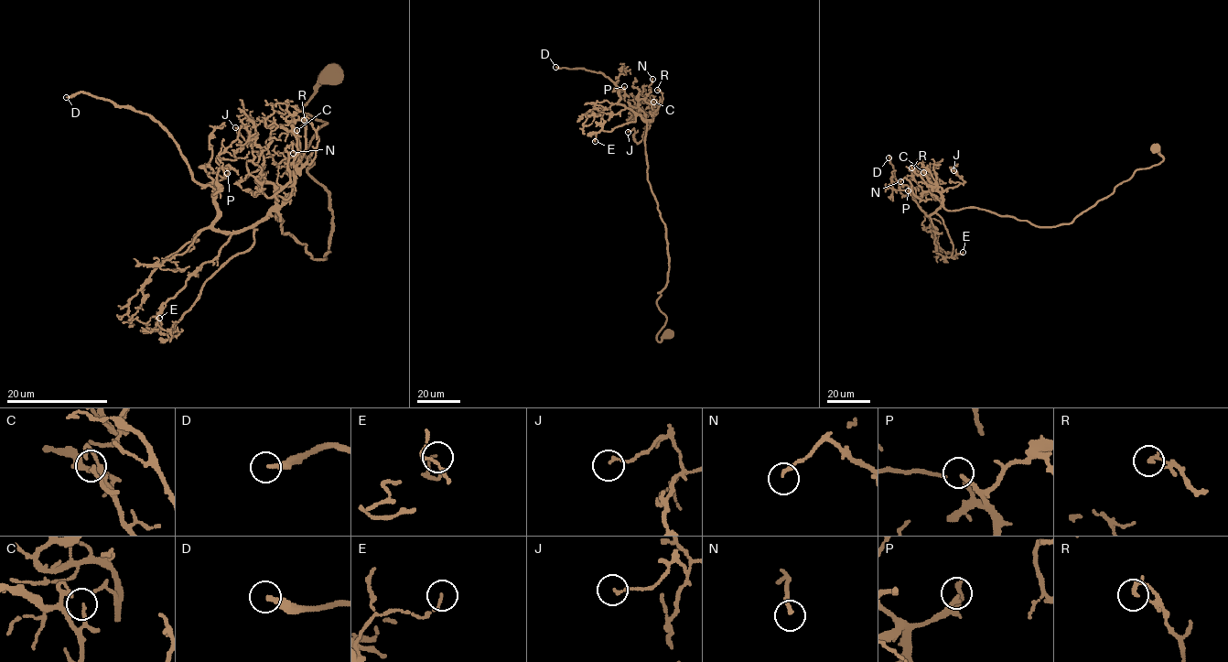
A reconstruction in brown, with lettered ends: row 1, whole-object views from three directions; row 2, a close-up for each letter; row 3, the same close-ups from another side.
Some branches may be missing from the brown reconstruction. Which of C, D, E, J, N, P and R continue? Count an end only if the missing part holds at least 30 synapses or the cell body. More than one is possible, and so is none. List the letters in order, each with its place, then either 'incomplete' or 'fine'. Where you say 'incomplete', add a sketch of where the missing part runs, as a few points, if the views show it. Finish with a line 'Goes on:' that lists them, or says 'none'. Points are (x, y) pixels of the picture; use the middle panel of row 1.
C: (653, 102) | fine
D: (555, 67) | incomplete | (555, 67), (504, 54), (486, 57), (460, 49), (443, 31), (430, 28), (429, 22)
E: (595, 141) | fine
J: (628, 132) | fine
N: (652, 79) | fine
P: (624, 86) | incomplete | (624, 86), (612, 79), (601, 86), (599, 79)
R: (657, 90) | fine
Goes on: D, P

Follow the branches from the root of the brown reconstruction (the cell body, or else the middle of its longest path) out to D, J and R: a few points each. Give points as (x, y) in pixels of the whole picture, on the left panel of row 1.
D: (335, 73), (303, 107), (325, 259), (274, 211), (217, 231), (157, 123), (66, 97)
J: (335, 73), (303, 107), (327, 123), (303, 151), (325, 259), (275, 217), (294, 177), (235, 127)
R: (335, 73), (303, 107), (327, 123), (303, 151), (325, 259), (275, 217), (316, 155), (304, 120)

